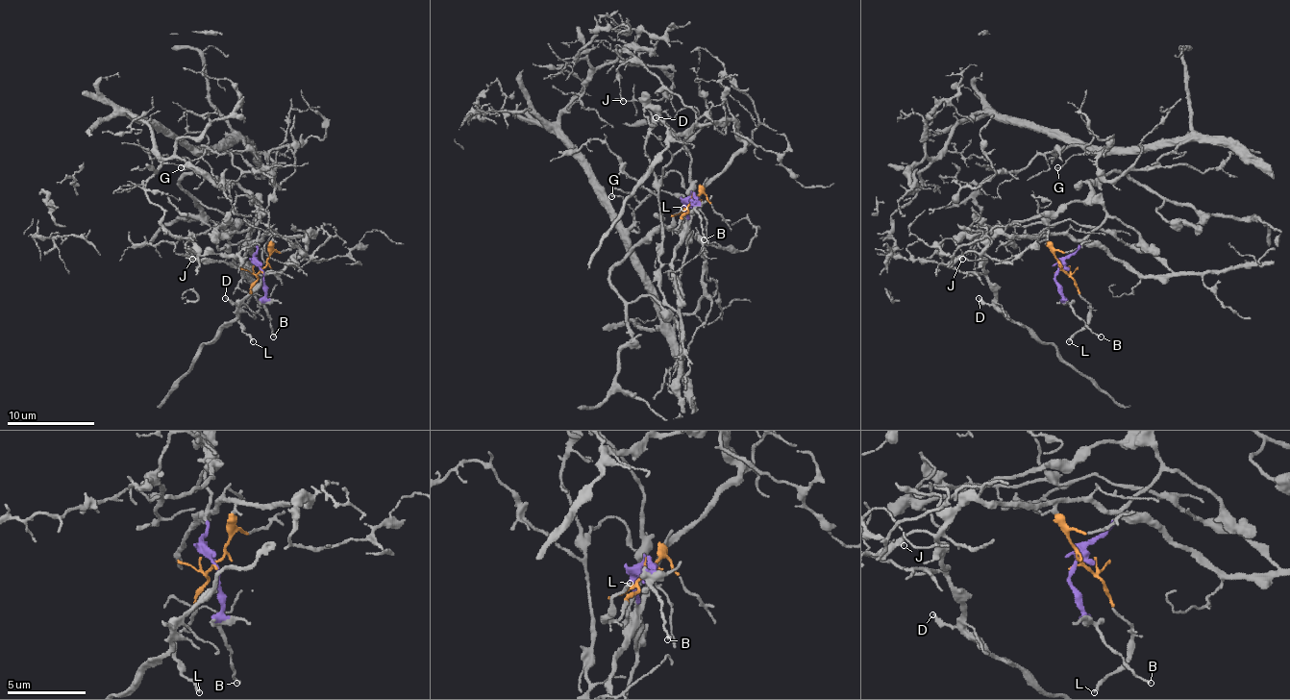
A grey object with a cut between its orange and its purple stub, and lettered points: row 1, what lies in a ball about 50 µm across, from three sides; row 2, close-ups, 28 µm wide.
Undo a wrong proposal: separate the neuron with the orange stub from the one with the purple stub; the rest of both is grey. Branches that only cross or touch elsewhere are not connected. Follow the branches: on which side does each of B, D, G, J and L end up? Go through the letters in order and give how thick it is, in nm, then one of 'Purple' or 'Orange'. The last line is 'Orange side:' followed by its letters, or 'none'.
B: Thickness 150 nm. Purple
D: Thickness 180 nm. Orange
G: Thickness 130 nm. Orange
J: Thickness 140 nm. Orange
L: Thickness 190 nm. Orange
Orange side: D, G, J, L

